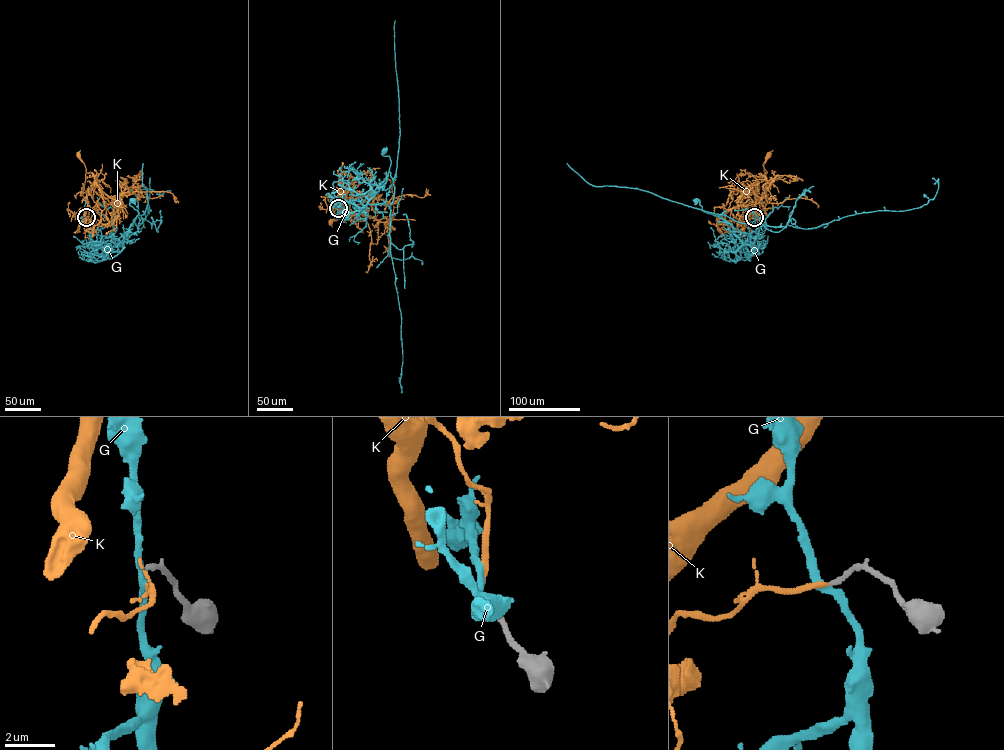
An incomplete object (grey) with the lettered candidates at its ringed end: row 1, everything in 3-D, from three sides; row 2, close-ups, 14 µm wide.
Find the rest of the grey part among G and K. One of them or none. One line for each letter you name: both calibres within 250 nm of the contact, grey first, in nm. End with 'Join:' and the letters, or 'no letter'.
K: calibres 180 and 220 nm
Join: K

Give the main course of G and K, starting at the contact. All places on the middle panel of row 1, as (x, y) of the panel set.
G: (338, 208), (350, 212), (358, 211), (374, 196), (391, 164), (390, 157), (381, 154), (384, 151)
K: (338, 208), (335, 202), (339, 209), (334, 220), (338, 218), (331, 223)

